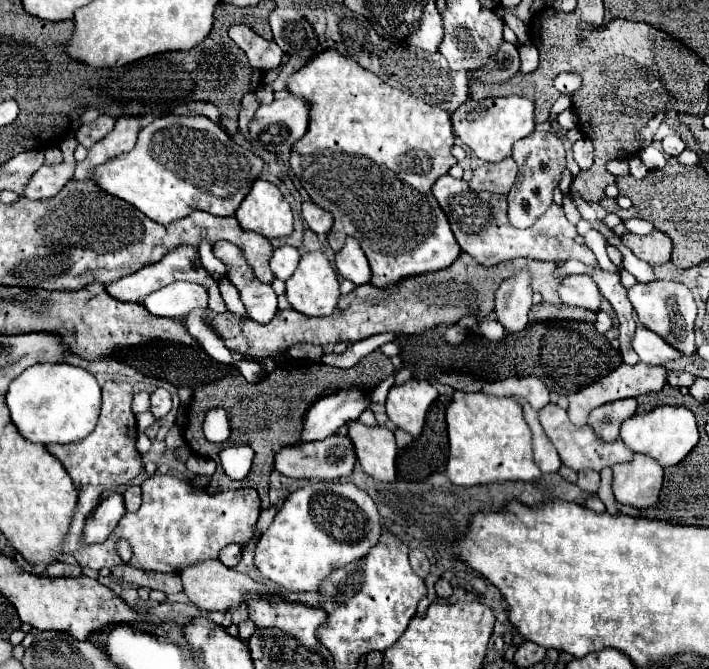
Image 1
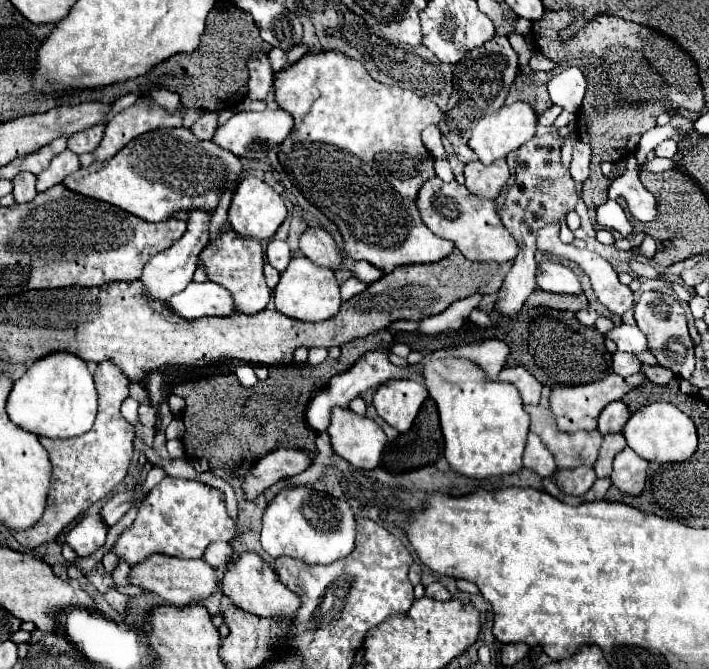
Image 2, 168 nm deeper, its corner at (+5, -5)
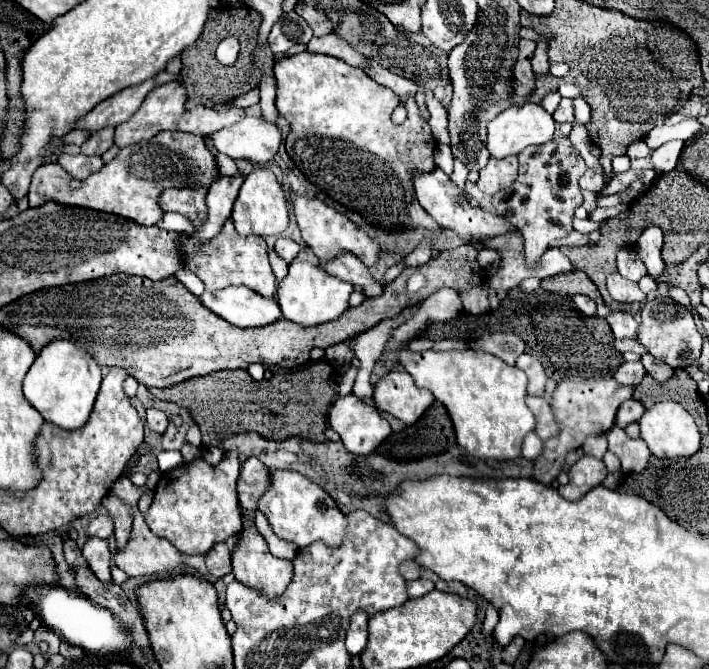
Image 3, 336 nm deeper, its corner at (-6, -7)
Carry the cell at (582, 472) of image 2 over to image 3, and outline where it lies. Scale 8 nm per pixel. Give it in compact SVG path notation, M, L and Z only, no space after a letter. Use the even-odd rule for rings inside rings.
M583 456L571 466L569 484L559 486L559 494L563 494L565 500L577 502L583 498L583 494L603 484L605 476L607 476L607 470L603 460L597 460L593 456Z

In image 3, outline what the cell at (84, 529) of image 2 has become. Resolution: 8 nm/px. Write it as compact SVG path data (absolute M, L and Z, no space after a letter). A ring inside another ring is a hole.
M89 536L83 546L83 556L85 556L89 568L93 570L93 574L101 582L111 582L111 572L109 572L111 552L109 552L109 542L105 538Z

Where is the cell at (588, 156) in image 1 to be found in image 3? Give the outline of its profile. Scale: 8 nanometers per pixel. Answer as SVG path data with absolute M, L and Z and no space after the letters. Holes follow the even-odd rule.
M589 168L583 176L581 176L581 188L583 190L591 190L591 192L599 192L599 190L603 190L603 186L605 186L605 180L603 180L603 176L601 176L601 172L597 172L597 170L593 170L593 168Z

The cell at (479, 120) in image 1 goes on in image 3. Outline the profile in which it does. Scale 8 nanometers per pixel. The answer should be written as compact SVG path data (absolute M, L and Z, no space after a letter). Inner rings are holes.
M525 102L525 104L515 104L507 110L503 110L497 118L489 122L487 128L487 150L491 152L491 158L507 158L515 156L521 150L525 150L531 144L545 144L547 140L553 138L555 132L555 120L549 112L543 110L543 106Z

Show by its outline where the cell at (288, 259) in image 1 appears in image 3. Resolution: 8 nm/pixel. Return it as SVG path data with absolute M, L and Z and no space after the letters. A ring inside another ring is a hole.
M279 238L277 242L275 242L275 252L289 264L289 262L293 262L293 258L299 254L299 250L301 250L301 246L297 244L297 242L293 242L291 238Z

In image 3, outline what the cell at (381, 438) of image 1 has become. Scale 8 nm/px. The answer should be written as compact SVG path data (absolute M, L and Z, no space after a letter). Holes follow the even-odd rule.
M349 394L347 398L337 398L331 404L329 426L341 436L341 442L345 444L345 448L351 454L357 454L357 456L373 454L381 446L381 442L385 442L385 438L391 434L389 422L377 412L377 408L359 400L359 398L355 398L353 394Z

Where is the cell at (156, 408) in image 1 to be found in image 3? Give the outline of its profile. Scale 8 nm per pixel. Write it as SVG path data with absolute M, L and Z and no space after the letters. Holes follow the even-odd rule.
M149 408L149 410L147 410L147 426L149 426L153 432L163 434L165 428L167 428L167 416L165 416L161 410Z

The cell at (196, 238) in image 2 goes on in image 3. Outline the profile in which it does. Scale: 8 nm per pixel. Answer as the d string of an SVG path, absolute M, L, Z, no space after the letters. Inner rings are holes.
M219 178L219 182L215 182L215 186L209 188L207 194L207 218L205 222L199 226L199 234L195 236L195 242L199 248L203 248L211 238L215 238L223 224L231 218L231 210L233 210L233 202L239 194L239 188L243 184L243 178Z

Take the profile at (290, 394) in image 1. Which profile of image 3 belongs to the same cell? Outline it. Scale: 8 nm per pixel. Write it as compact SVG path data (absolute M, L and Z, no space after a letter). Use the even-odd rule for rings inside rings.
M319 360L301 370L275 374L271 380L261 382L253 380L247 370L223 370L149 392L161 400L189 408L195 422L201 426L205 448L217 446L223 450L223 440L241 432L257 432L265 440L301 436L309 442L327 442L323 432L327 428L327 410L335 400L333 374L335 368L327 360Z

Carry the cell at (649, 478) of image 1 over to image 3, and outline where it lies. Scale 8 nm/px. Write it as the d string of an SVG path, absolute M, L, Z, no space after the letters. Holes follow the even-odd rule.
M613 426L609 430L609 450L617 454L617 458L621 460L621 468L625 474L639 474L647 468L651 452L647 448L647 444L641 438L629 438L625 434L625 430Z

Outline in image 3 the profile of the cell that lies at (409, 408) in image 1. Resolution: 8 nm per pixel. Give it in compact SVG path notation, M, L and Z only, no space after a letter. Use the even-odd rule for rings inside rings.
M389 372L377 382L373 402L379 412L387 412L411 426L435 402L435 396L429 390L415 386L411 374Z

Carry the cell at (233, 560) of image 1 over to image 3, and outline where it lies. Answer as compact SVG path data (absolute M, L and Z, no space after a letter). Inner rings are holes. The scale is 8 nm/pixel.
M219 542L213 546L211 552L207 552L207 570L209 574L221 578L231 572L231 550L225 542Z

